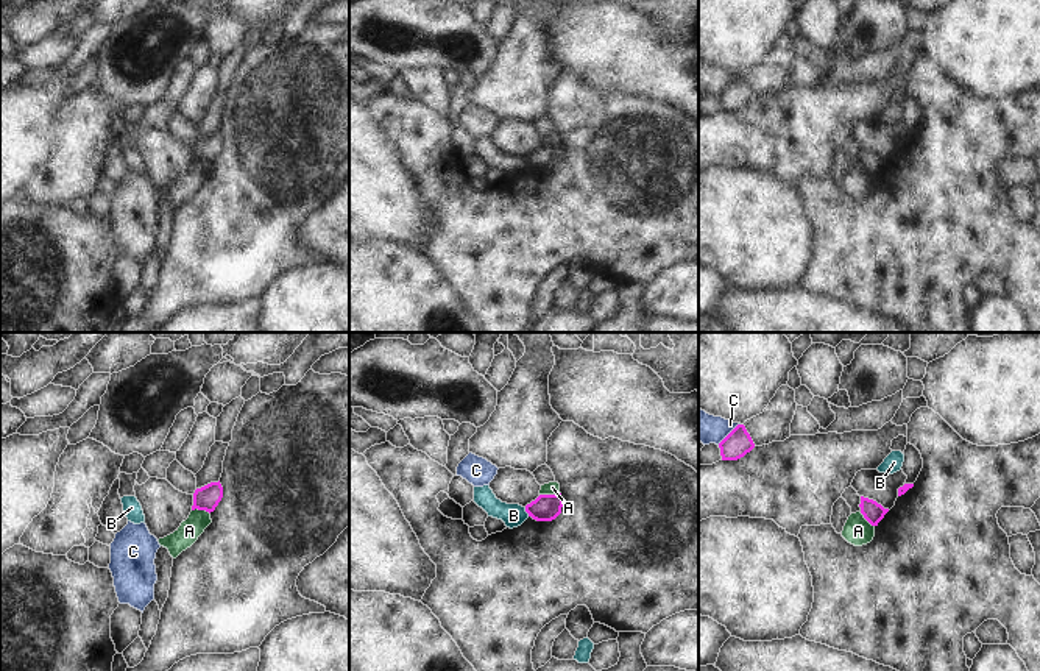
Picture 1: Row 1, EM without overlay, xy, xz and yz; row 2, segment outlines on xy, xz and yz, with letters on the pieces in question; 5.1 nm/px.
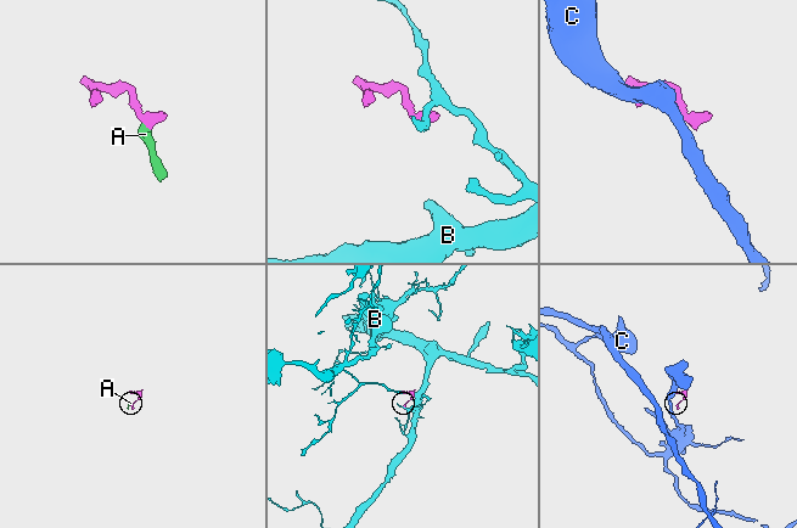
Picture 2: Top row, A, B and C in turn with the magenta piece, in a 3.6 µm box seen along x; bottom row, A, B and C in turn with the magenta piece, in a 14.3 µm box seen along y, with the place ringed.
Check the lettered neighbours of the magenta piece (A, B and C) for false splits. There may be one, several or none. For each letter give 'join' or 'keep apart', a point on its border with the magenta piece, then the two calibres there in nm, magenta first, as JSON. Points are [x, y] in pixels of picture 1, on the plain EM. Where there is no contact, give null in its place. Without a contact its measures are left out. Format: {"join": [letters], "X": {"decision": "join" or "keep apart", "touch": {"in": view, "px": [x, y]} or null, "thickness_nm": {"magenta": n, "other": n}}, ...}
{"join": [], "A": {"decision": "keep apart", "touch": {"in": "xz", "px": [549, 145]}, "thickness_nm": {"magenta": 140, "other": 60}}, "B": {"decision": "keep apart", "touch": {"in": "xz", "px": [526, 161]}, "thickness_nm": {"magenta": 140, "other": 120}}, "C": {"decision": "keep apart", "touch": {"in": "yz", "px": [730, 83]}, "thickness_nm": {"magenta": 140, "other": 150}}}

